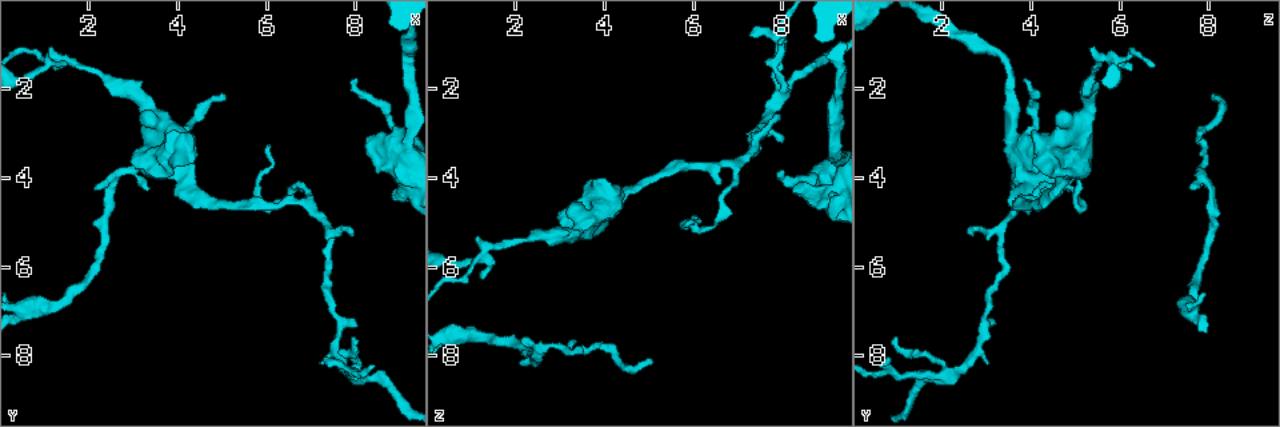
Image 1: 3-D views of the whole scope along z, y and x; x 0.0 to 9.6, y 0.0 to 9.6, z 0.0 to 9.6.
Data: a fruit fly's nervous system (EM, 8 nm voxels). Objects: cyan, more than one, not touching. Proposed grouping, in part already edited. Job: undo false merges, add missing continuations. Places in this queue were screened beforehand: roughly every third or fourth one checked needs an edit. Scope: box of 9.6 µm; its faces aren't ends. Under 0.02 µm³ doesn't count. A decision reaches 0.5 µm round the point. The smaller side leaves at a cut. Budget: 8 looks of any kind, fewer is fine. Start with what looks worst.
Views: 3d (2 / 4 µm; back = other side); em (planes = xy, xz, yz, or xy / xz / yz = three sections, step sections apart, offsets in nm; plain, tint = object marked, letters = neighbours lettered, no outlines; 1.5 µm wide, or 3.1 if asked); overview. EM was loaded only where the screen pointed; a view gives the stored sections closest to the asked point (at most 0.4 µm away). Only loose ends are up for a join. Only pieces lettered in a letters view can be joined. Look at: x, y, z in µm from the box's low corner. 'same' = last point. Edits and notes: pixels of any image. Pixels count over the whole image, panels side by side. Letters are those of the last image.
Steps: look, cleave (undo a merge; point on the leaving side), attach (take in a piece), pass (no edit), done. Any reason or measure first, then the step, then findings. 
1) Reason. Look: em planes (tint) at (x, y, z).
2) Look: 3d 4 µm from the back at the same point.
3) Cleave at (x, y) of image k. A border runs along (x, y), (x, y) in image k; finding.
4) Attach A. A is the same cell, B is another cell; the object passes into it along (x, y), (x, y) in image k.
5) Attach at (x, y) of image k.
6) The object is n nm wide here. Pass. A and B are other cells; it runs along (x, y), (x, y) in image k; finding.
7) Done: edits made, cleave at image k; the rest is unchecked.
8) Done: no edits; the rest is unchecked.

End of a long branch. Look: 3d 2 µm at (5.05, 2.25, 8.10).

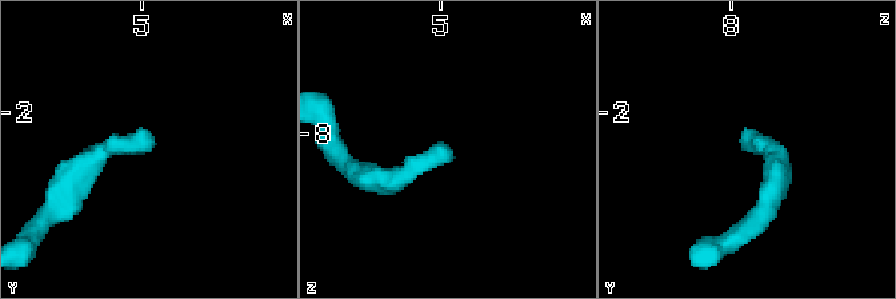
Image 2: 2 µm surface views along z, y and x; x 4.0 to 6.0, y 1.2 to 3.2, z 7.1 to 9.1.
Look: em planes (letters) at (5.04, 2.18, 8.10).

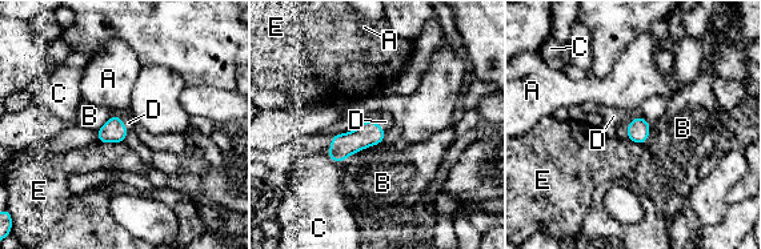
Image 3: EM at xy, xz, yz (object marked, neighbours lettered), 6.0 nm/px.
Attach D. D is the same cell, A, B, C and E are other cells; the object passes into it along (113, 131), (123, 125), (128, 123) in image 3; it goes on there.

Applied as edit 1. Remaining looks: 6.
Two arms in line, one across. Look: em planes (letters) at (1.10, 1.40, 5.85).

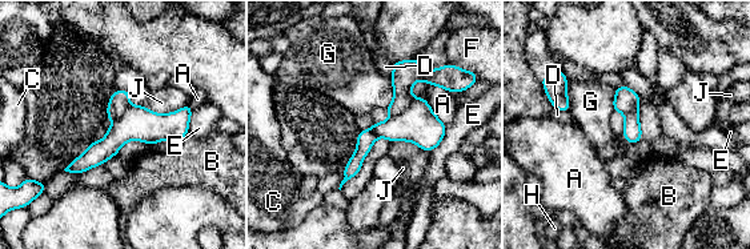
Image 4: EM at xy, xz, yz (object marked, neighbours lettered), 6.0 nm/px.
Cleave at (418, 124) of image 4. A, B, C, D, E, F, G, H and J are other cells; a border runs along (416, 99), (392, 116) in image 4; a second neuron is stuck on.

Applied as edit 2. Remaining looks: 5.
Look: overview.

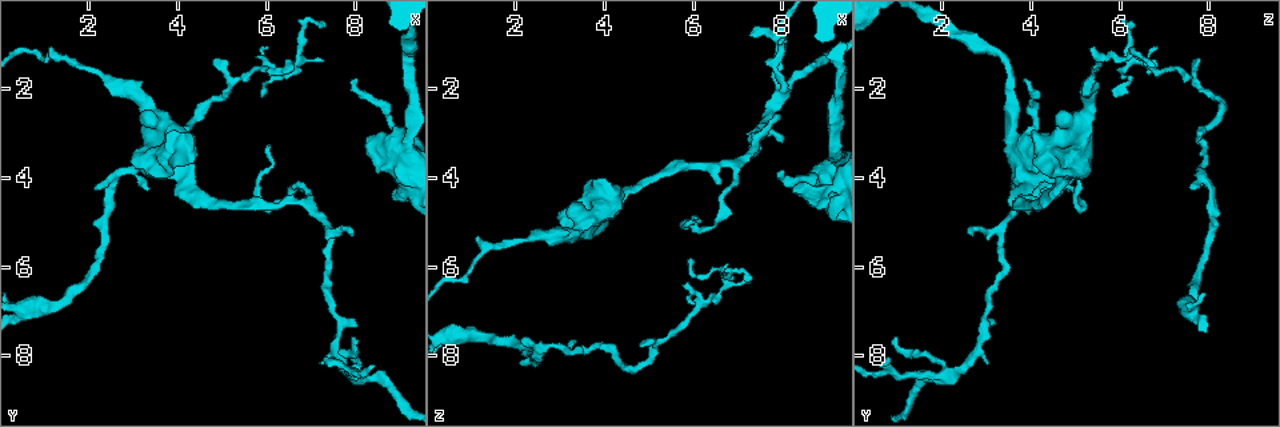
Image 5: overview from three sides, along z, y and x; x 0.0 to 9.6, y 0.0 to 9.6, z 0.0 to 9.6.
Thin end. Look: em planes (letters) at (7.90, 7.55, 0.95).

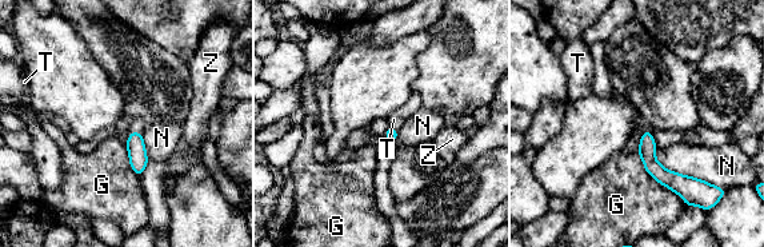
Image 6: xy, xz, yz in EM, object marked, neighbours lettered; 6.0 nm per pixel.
The object is 80 nm wide here; the longest contact is with G, 440 nm. Pass. G, N, T and Z are other cells; none of them fits.

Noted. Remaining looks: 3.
Done: edits made, attach at image 3, cleave at image 4; the rest is unchecked.

